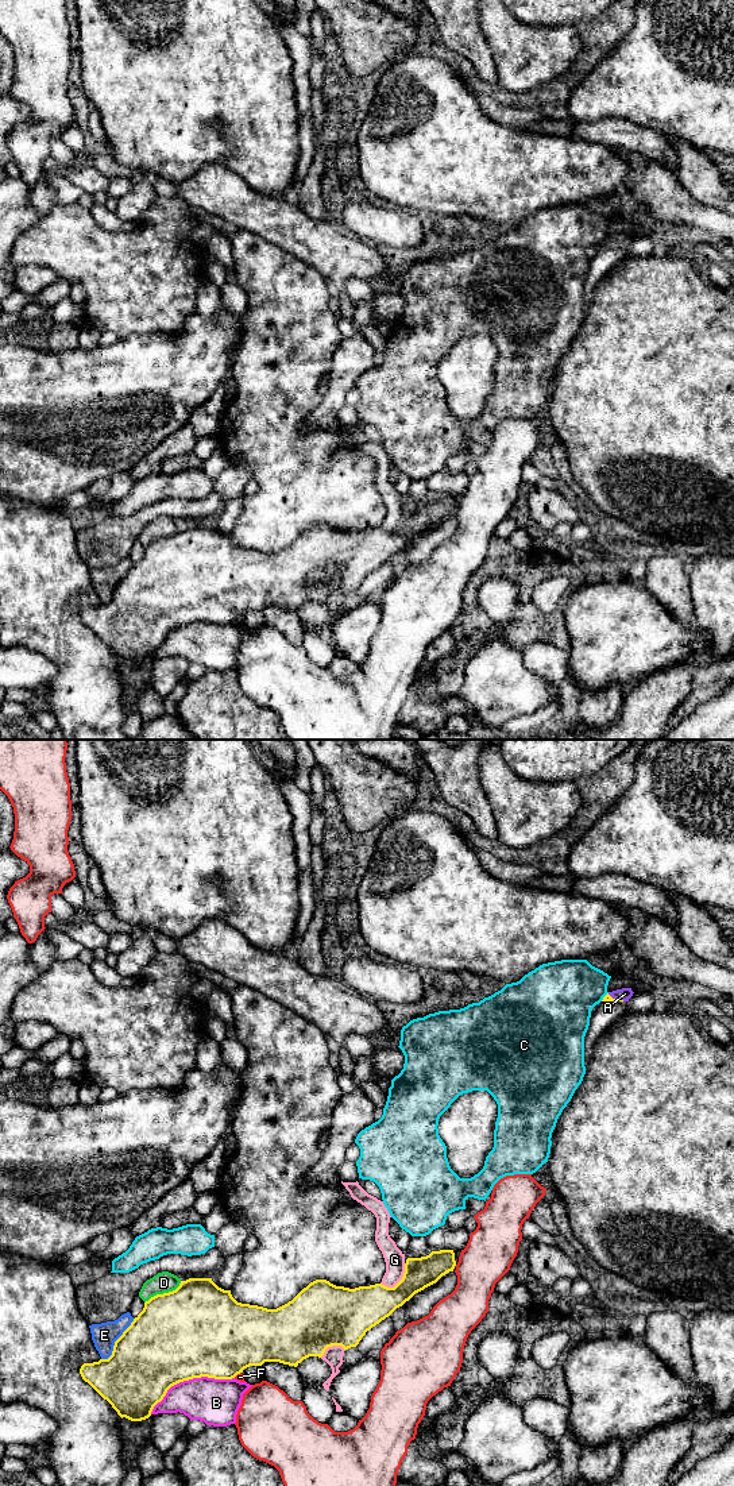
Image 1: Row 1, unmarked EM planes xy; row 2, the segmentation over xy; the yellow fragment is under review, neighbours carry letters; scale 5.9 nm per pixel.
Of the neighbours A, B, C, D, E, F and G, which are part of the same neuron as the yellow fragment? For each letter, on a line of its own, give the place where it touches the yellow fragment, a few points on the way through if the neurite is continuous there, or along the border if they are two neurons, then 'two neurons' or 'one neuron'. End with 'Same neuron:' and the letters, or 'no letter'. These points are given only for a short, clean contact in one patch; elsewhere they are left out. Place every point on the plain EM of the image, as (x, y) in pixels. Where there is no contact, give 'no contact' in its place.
A: contact xy (615, 243); way xy (607, 242), (615, 243), (625, 238); one neuron
B: contact xy (189, 622); two neurons
C: contact xy (605, 240); border xy (607, 236), (601, 244); two neurons
D: contact xy (163, 537); two neurons
E: contact xy (115, 586); two neurons
F: contact xy (236, 618); two neurons
G: contact xy (400, 525); two neurons
Same neuron: A

